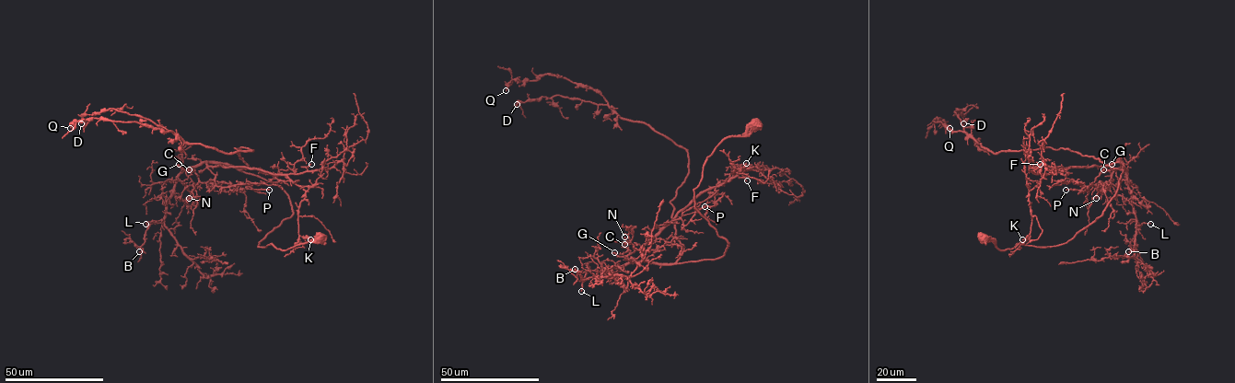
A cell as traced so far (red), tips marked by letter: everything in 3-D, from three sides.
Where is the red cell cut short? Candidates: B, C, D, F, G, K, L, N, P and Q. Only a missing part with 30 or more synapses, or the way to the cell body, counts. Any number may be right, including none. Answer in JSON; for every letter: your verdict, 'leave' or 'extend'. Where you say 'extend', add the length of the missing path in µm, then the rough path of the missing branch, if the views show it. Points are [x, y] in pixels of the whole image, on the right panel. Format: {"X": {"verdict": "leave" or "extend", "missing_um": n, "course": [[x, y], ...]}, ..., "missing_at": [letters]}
{"B": {"verdict": "leave"}, "C": {"verdict": "leave"}, "D": {"verdict": "leave"}, "F": {"verdict": "leave"}, "G": {"verdict": "leave"}, "K": {"verdict": "leave"}, "L": {"verdict": "leave"}, "N": {"verdict": "leave"}, "P": {"verdict": "extend", "missing_um": 25, "course": [[1066, 190], [1059, 188], [1052, 191], [1048, 181]]}, "Q": {"verdict": "leave"}, "missing_at": ["P"]}

